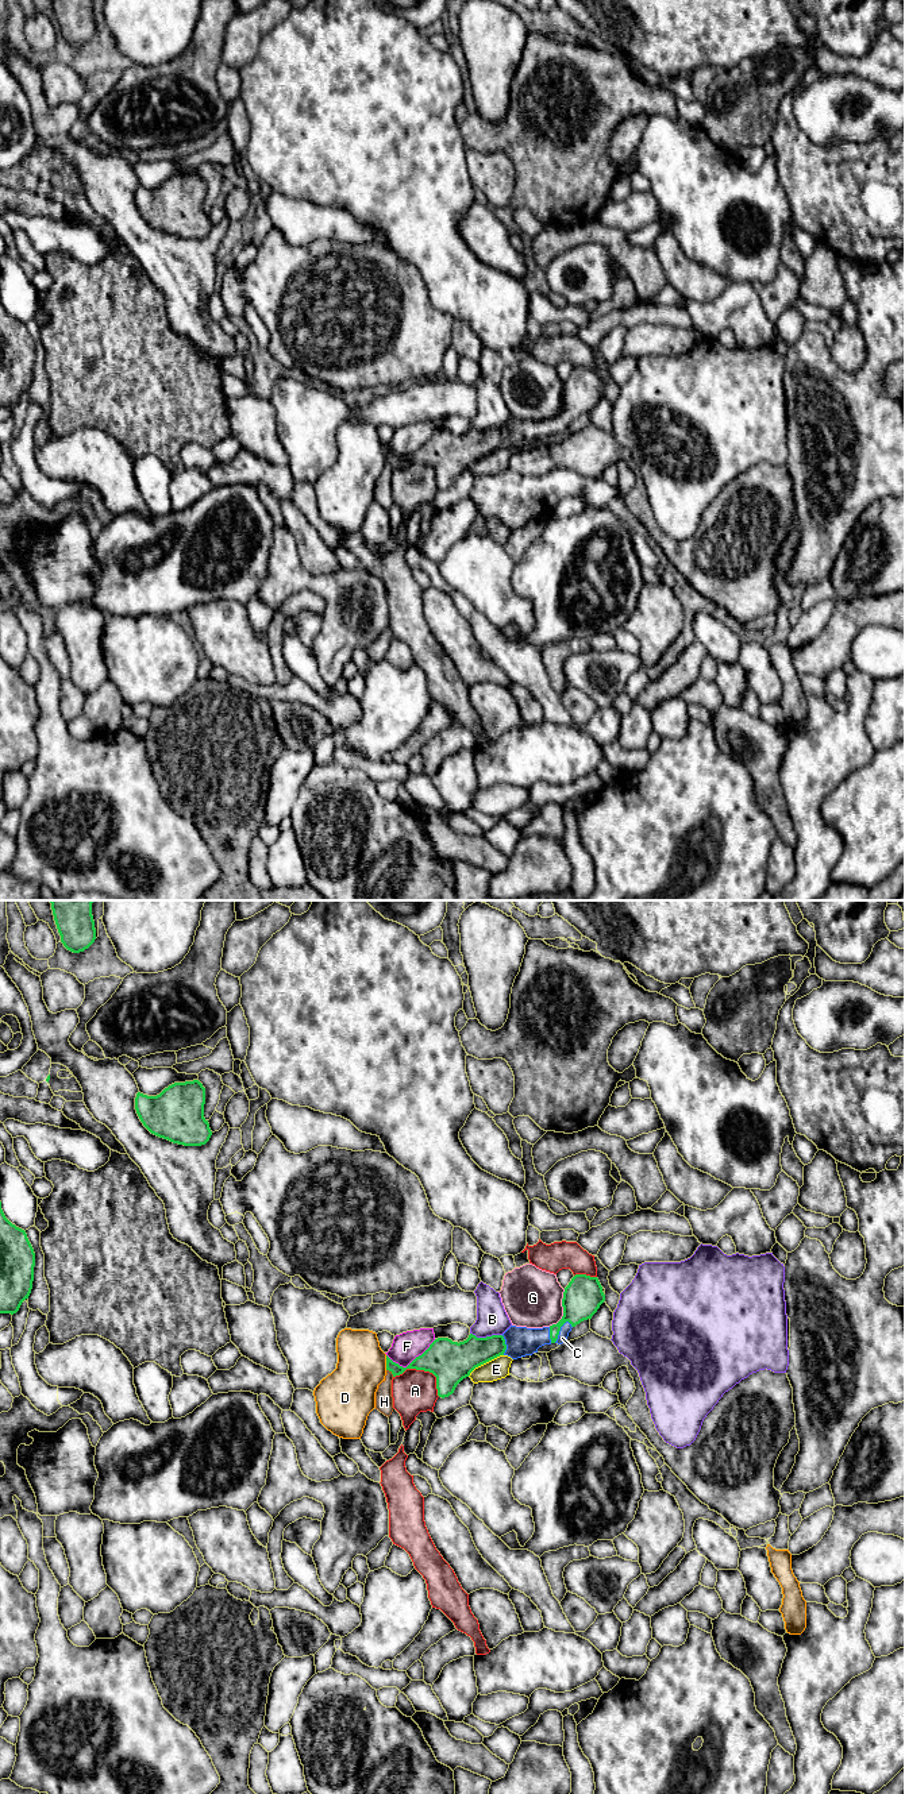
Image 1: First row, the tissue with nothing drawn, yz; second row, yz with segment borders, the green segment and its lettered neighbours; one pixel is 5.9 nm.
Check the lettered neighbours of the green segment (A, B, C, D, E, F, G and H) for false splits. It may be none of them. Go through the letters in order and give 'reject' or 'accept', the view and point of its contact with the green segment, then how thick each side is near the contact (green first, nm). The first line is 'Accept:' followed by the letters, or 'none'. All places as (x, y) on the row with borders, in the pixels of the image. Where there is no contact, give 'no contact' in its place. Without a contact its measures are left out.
Accept: C
A: reject; contact yz (424, 1370); calibres 240 and 260 nm
B: reject; contact yz (486, 1337); calibres 240 and 190 nm
C: accept; contact yz (559, 1330); calibres 220 and 60 nm
D: reject; contact yz (386, 1362); calibres 120 and 300 nm
E: reject; contact yz (485, 1362); calibres 240 and 130 nm
F: reject; contact yz (412, 1361); calibres 240 and 170 nm
G: reject; contact yz (563, 1310); calibres 220 and 360 nm
H: reject; contact yz (392, 1373); calibres 140 and 110 nm

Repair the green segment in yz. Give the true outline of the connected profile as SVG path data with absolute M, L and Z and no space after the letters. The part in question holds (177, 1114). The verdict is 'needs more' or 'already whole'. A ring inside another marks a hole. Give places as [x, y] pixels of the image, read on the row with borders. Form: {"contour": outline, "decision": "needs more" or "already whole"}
{"contour": "M199 1080L174 1083L157 1096L140 1092L135 1110L154 1135L184 1146L205 1145L212 1131L204 1118L205 1088Z", "decision": "already whole"}

